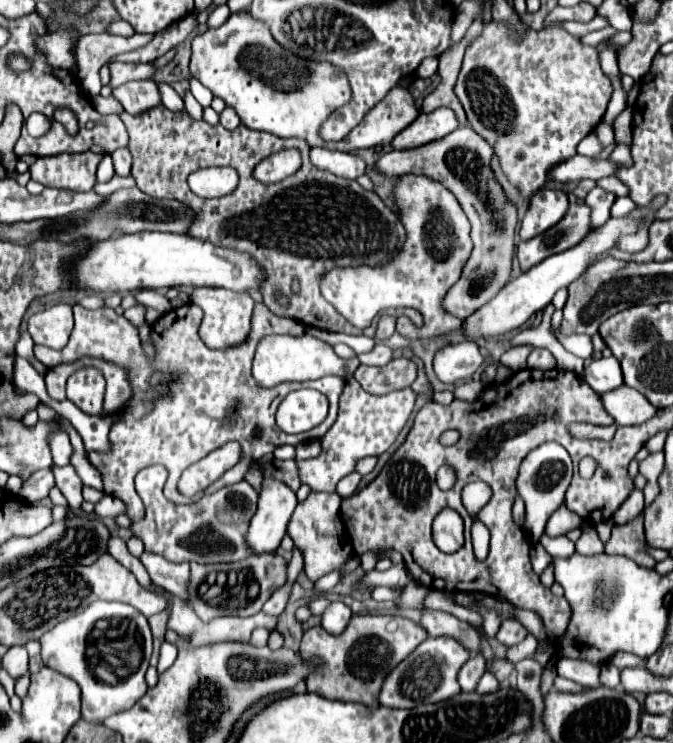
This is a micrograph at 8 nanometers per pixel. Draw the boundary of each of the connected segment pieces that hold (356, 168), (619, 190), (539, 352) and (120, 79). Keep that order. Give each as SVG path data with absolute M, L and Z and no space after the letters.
M312 148L310 150L310 160L318 166L324 168L340 178L352 178L356 180L358 176L368 172L368 164L350 152L338 152L338 150L326 150L326 148Z
M606 176L606 178L598 180L596 184L598 184L600 188L604 188L604 190L616 194L616 196L628 196L628 194L630 194L630 188L626 188L626 184L622 184L616 176Z
M534 348L528 356L528 368L530 370L550 370L554 366L556 366L556 360L546 349Z
M112 62L110 72L112 72L110 86L118 88L118 86L122 86L126 82L132 82L132 80L150 80L154 76L154 72L156 72L156 66L152 62L146 62L146 64Z

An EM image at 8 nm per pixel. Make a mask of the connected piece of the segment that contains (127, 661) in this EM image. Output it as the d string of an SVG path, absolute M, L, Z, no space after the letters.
M94 602L82 614L48 630L40 644L44 662L80 686L82 718L88 722L102 722L112 714L132 708L148 690L144 674L152 656L152 632L148 620L128 604Z

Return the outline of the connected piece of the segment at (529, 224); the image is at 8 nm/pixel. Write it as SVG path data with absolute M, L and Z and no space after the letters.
M542 188L532 200L520 226L520 238L530 240L552 228L568 210L568 196L562 190Z

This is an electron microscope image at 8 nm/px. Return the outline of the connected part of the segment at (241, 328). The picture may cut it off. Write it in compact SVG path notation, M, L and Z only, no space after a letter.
M202 288L190 294L190 302L204 310L200 338L208 348L214 348L214 350L234 348L242 344L242 340L246 340L246 336L250 334L250 322L252 322L252 312L256 302L248 294L236 294L236 292L220 290L220 288L208 288L208 290Z

